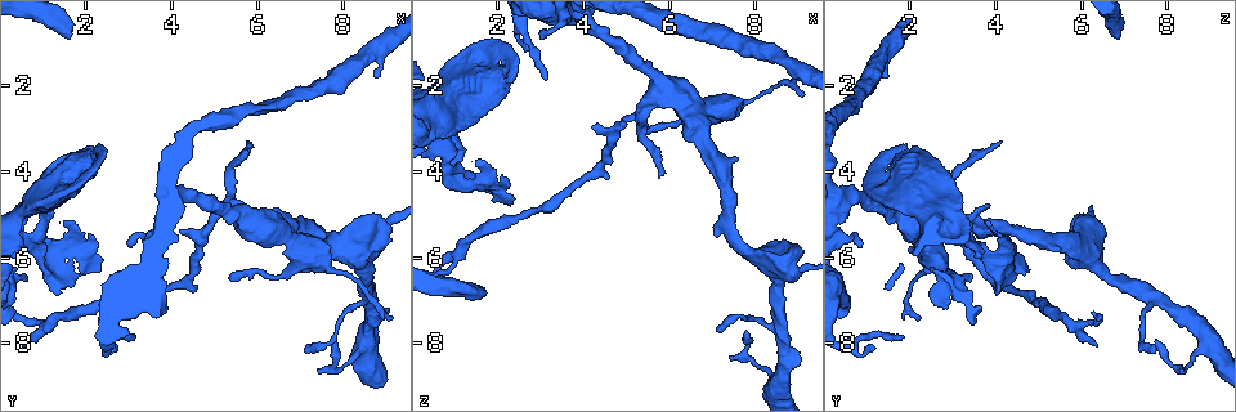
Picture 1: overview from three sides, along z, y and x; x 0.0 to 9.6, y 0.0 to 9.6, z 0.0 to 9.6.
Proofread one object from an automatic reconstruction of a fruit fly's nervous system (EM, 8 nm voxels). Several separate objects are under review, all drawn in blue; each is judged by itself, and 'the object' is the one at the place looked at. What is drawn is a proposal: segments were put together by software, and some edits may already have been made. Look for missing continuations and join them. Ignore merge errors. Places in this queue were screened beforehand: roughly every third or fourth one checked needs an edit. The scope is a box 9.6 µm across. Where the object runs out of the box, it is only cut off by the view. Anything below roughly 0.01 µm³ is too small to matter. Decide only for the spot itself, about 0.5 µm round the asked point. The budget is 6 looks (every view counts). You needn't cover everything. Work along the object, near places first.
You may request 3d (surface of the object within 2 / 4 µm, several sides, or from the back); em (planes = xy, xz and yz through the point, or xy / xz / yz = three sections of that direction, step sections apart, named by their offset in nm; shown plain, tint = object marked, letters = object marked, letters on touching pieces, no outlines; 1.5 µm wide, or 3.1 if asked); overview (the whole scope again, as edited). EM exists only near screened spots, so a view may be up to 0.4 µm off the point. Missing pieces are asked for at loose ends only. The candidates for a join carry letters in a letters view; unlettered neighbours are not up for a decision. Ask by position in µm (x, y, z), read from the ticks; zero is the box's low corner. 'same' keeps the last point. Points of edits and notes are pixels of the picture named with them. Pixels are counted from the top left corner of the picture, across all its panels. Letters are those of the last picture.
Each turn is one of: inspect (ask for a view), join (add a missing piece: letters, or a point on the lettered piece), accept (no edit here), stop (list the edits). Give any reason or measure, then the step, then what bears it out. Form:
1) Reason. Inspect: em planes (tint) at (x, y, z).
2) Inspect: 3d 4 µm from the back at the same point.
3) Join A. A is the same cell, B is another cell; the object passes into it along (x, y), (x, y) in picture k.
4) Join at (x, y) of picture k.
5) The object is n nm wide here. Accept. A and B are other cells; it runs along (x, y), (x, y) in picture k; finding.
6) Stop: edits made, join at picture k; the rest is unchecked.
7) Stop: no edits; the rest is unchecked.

Stops while still wide. Inspect: em yz step 8 (letters) at (1.70, 0.90, 6.90).

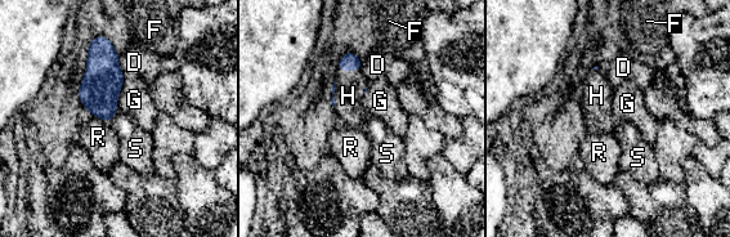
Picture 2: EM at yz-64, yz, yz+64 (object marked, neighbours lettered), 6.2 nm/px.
Inspect: em planes (letters) at the same point.

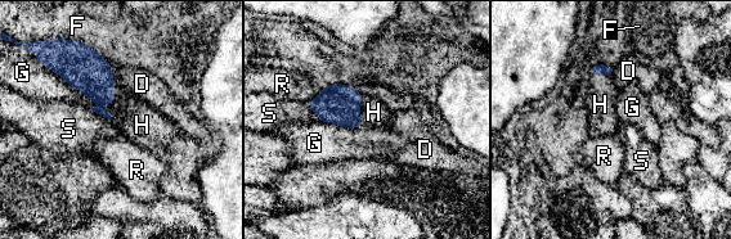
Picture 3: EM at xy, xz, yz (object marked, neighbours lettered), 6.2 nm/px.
Join H. H is the same cell, D, F, G, R and S are other cells; it goes on there.

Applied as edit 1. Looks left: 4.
Redraw. Inspect: overview.

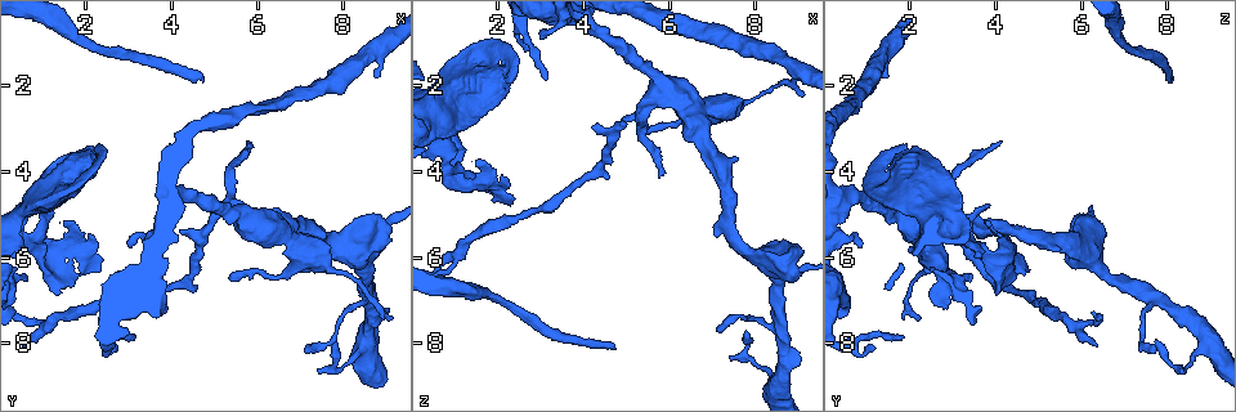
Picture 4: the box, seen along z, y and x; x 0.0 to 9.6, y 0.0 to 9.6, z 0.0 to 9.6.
Thick end. Inspect: 3d 2 µm at (8.70, 5.80, 5.60).

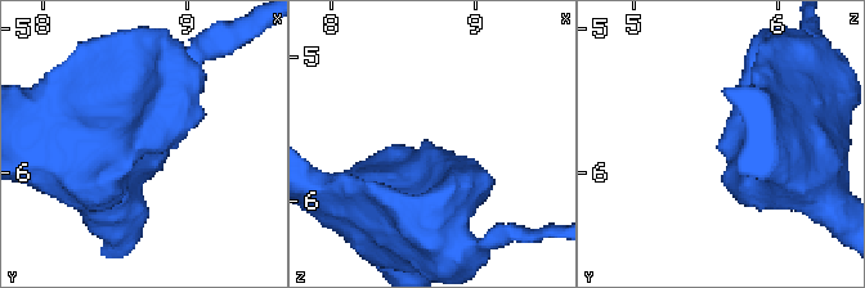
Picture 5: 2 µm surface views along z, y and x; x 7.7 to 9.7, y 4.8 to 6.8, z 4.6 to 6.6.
Now the EM. Inspect: em yz step 8 (letters) at (8.76, 5.84, 5.64).

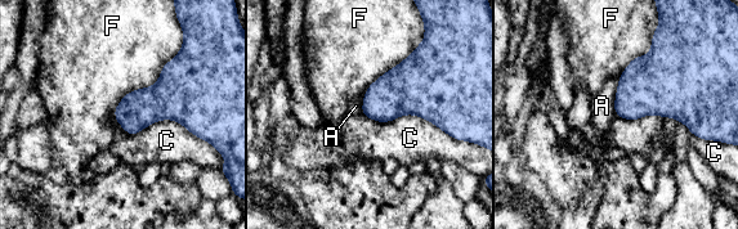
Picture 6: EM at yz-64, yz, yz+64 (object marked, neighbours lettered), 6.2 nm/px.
Inspect: em xz step 8 (letters) at the same point.

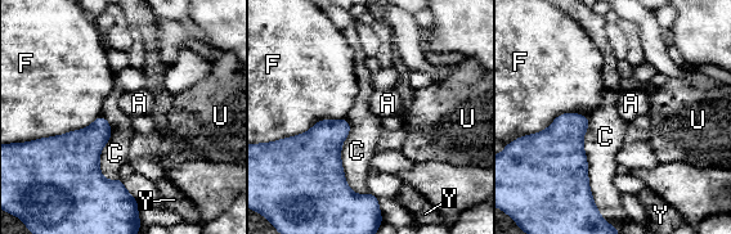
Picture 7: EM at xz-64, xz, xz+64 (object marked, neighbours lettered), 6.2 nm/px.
Accept. A, C, F, U and Y are other cells; a border runs along (345, 118), (342, 174), (367, 194) in picture 7; no lettered piece goes on from it.

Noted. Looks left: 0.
Stop: edits made, join at picture 3; the rest is unchecked.

